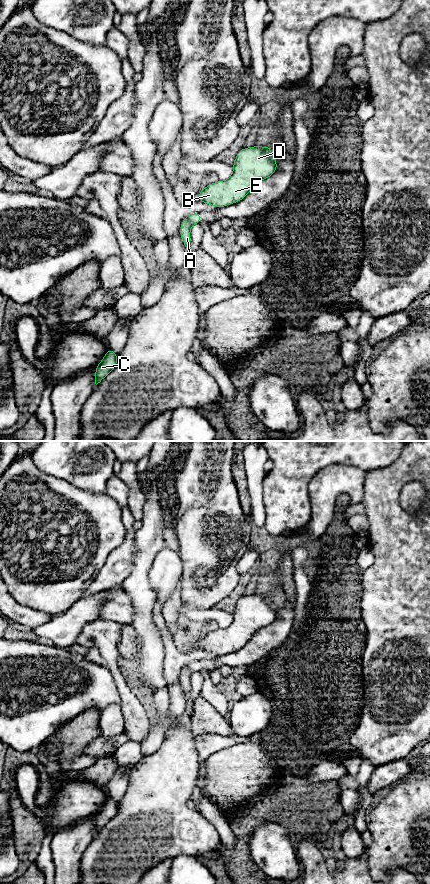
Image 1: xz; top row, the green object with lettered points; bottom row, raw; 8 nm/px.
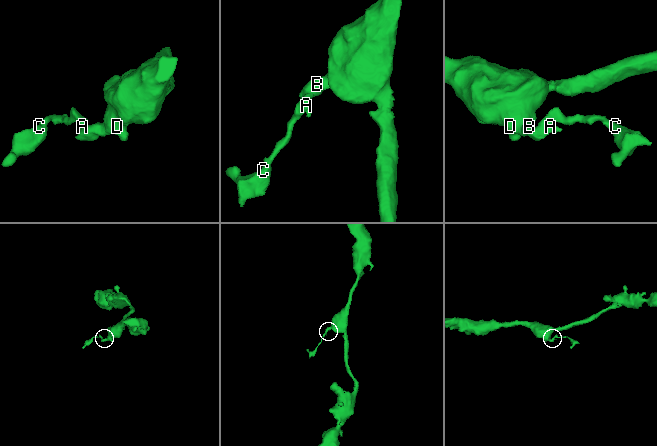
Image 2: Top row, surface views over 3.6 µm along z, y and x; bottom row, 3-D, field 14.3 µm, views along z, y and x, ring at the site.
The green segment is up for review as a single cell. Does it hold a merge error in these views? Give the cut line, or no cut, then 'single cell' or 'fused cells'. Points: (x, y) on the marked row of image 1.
cut xz (186, 216), (191, 225); fused cells

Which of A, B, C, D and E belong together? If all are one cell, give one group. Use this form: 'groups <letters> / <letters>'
groups A B D E / C

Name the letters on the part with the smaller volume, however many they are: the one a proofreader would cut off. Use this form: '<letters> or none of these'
C

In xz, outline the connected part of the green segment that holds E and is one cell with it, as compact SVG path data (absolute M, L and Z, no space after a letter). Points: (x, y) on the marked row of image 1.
M272 145L252 146L239 150L232 175L225 181L217 181L202 189L197 201L222 208L244 199L254 186L277 170L277 160L271 153Z

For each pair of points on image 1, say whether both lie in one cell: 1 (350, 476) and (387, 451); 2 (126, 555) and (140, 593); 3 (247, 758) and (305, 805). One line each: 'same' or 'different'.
1: different
2: different
3: different

